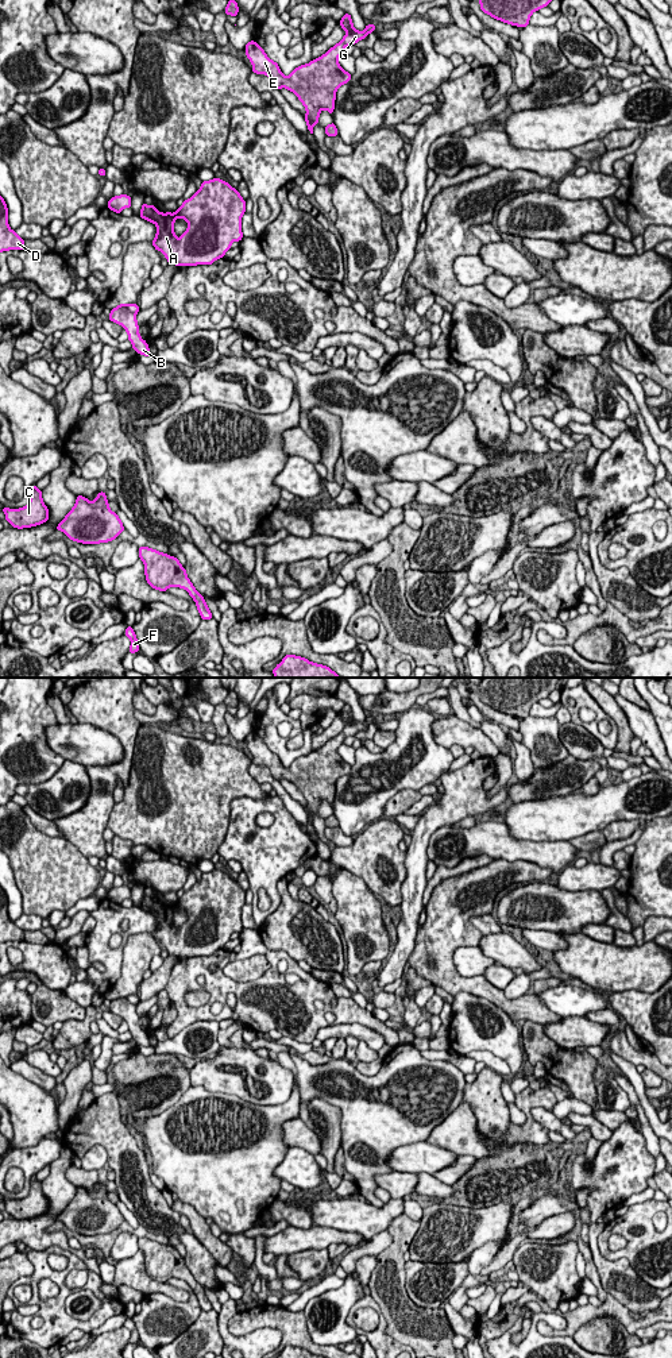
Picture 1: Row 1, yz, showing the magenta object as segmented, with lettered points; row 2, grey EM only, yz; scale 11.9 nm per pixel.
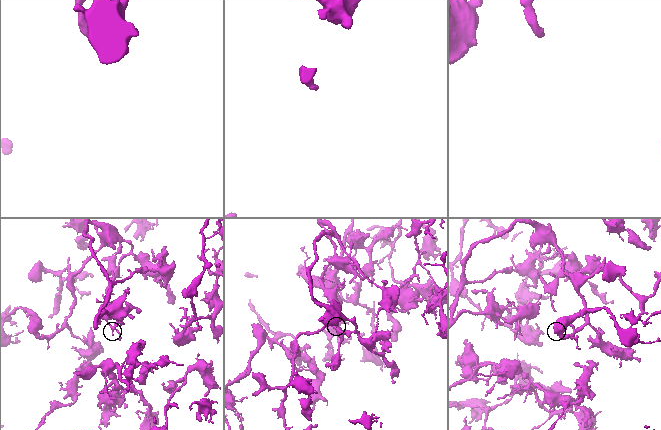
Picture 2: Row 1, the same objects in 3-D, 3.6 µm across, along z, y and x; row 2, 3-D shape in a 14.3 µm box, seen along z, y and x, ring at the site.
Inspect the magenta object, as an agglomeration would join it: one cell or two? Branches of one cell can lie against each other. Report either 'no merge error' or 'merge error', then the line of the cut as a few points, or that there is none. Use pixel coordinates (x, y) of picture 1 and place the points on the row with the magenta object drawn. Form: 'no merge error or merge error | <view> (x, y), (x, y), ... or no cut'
merge error | yz (123, 304), (135, 315)

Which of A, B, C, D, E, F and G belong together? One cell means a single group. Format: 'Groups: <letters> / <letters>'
Groups: A C D E F G / B

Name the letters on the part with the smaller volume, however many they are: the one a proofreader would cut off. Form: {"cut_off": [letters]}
{"cut_off": ["B"]}

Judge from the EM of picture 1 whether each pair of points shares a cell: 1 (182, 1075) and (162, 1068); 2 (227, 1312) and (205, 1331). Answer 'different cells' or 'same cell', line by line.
1: same cell
2: different cells

